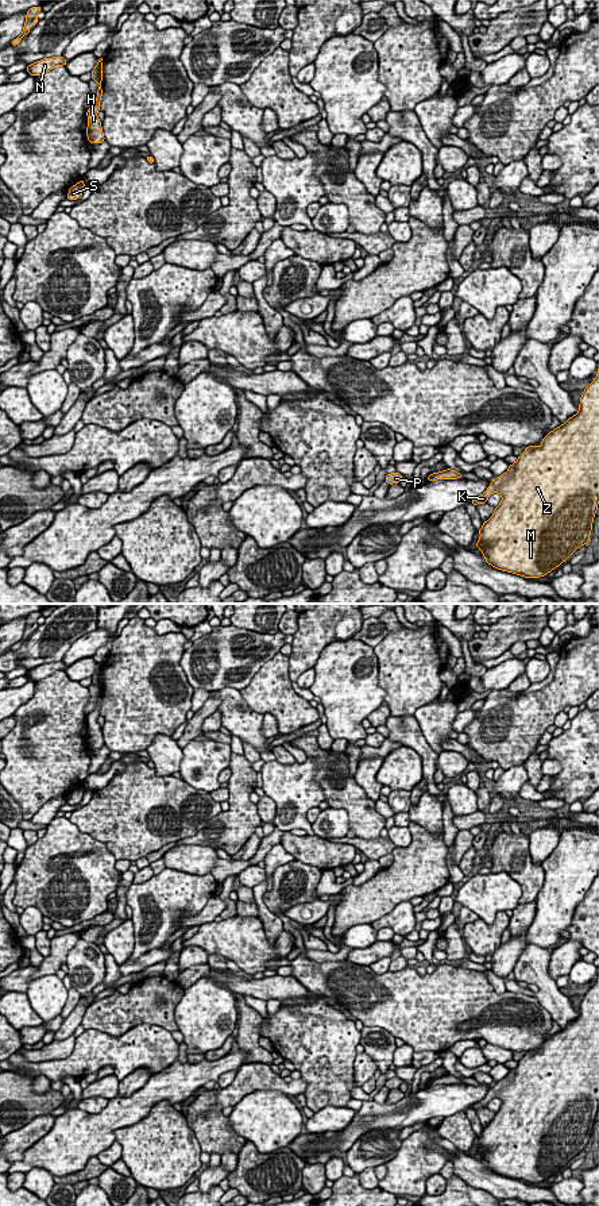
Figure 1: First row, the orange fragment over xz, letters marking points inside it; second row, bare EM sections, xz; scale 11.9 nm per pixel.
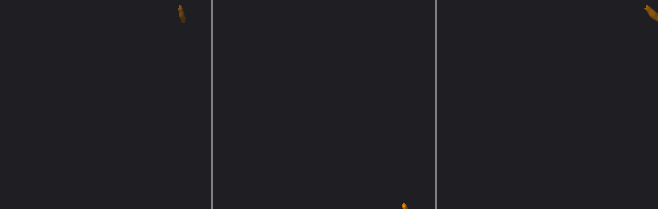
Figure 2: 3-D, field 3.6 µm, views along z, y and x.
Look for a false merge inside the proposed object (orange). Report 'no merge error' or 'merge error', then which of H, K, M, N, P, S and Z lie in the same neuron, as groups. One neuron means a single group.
no merge error; H K M N P S Z

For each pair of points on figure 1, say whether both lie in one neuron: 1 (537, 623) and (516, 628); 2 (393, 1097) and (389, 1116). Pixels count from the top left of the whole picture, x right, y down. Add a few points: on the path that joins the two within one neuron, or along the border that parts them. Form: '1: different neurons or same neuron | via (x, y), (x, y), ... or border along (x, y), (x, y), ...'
1: same neuron | via (532, 623), (521, 627)
2: different neurons | border along (405, 1097), (395, 1102), (385, 1102)

